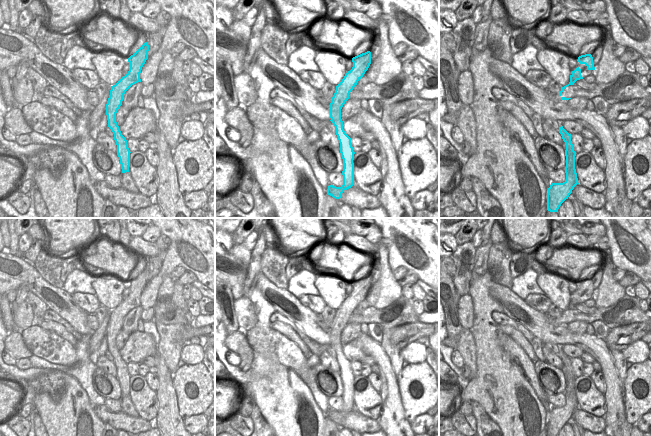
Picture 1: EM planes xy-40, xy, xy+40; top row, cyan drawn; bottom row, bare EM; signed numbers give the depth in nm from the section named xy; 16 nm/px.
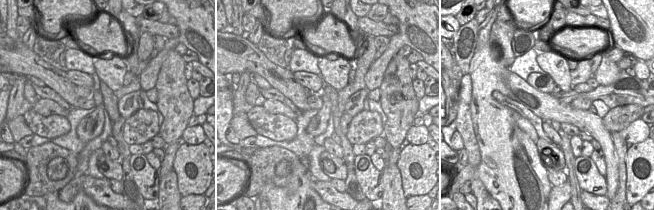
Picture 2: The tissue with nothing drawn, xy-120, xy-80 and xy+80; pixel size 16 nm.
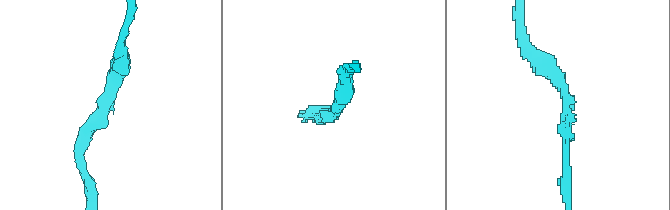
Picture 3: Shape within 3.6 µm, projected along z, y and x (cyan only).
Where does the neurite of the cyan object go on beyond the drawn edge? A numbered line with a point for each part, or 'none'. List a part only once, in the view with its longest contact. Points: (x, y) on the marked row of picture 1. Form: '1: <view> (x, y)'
none

